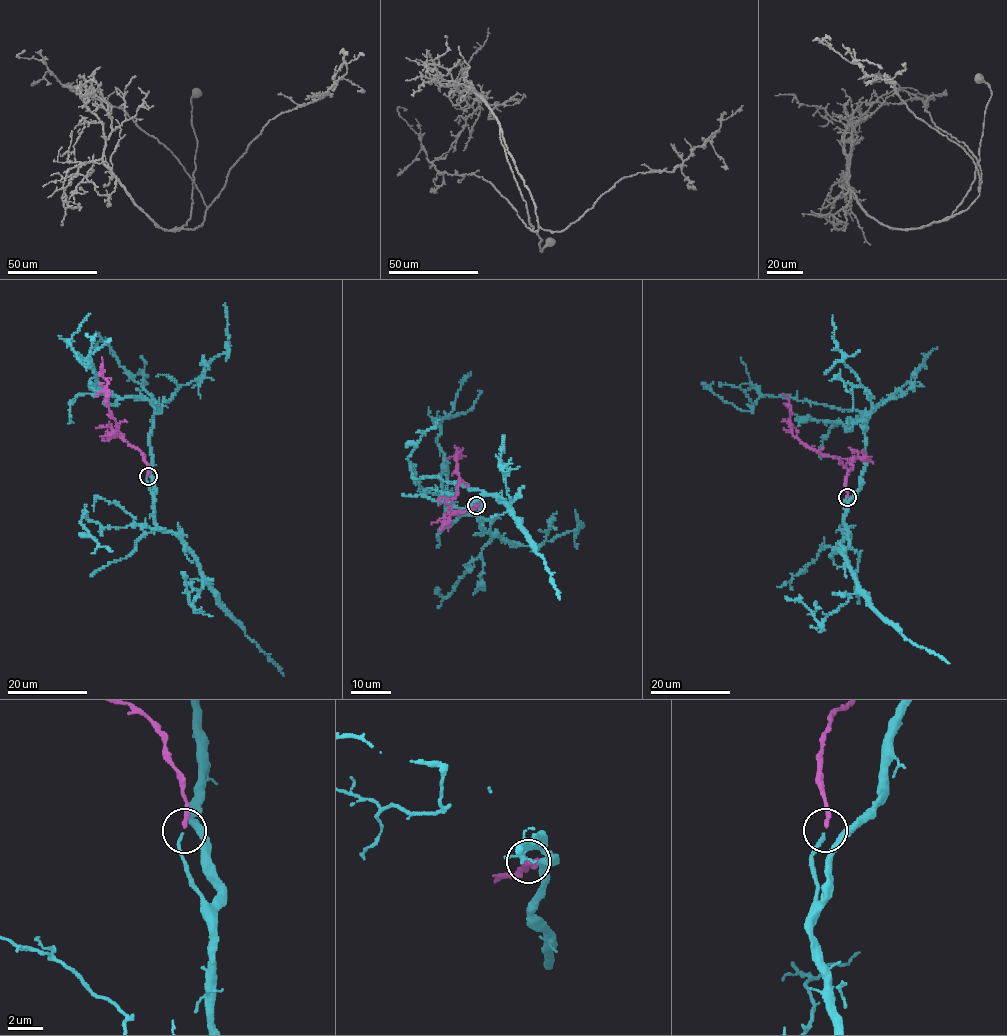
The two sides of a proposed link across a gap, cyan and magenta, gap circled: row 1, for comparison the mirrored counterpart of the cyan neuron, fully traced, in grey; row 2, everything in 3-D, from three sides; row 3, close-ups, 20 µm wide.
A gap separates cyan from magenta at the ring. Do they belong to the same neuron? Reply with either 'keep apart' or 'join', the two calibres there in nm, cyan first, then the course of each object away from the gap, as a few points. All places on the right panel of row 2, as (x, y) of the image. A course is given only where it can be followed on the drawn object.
join | 170/200 nm | cyan via (846, 498), (845, 512), (865, 466), (864, 422), (848, 420), (860, 412), (767, 395), (740, 410), (713, 382) | magenta via (847, 497), (846, 476), (853, 462), (823, 456), (793, 434), (791, 408), (783, 394)

